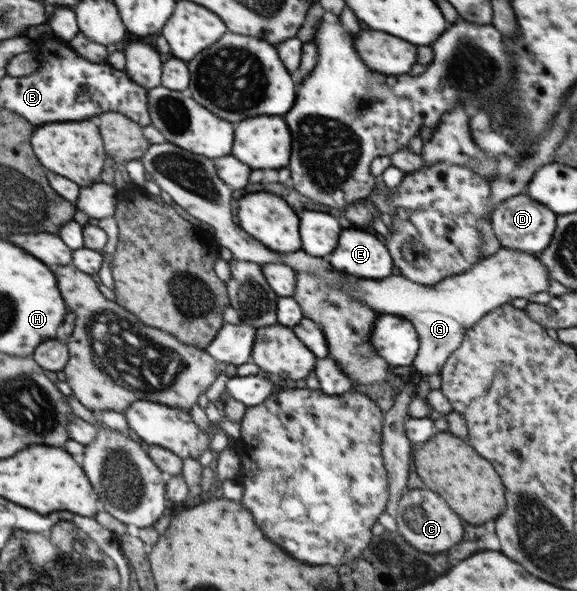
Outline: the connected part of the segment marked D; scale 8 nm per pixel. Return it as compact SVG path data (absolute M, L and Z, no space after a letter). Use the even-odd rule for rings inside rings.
M524 193L499 203L493 210L490 226L501 247L538 255L549 246L556 230L556 221L555 212Z

